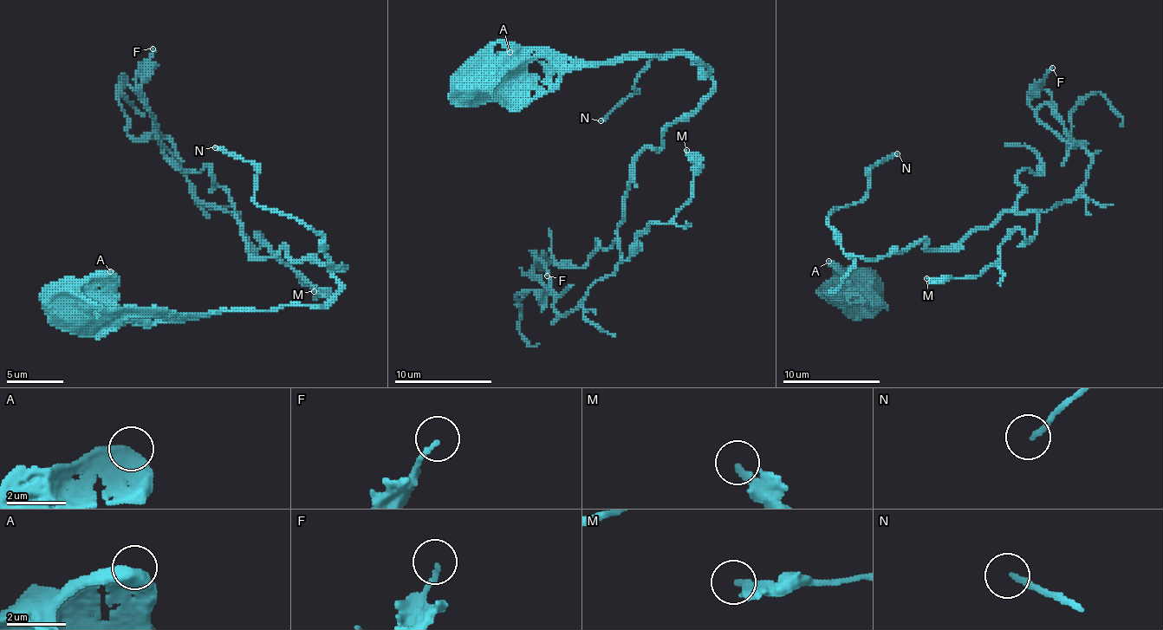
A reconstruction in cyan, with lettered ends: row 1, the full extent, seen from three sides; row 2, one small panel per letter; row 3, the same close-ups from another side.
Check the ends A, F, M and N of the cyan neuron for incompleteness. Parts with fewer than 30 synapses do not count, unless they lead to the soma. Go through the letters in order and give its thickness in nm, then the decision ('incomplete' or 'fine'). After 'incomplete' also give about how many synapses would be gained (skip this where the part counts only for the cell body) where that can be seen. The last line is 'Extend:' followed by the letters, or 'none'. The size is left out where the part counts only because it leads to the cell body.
A: 700 nm thick; fine
F: 130 nm thick; fine
M: 280 nm thick; fine
N: 180 nm thick; incomplete; about 35 synapses
Extend: N

